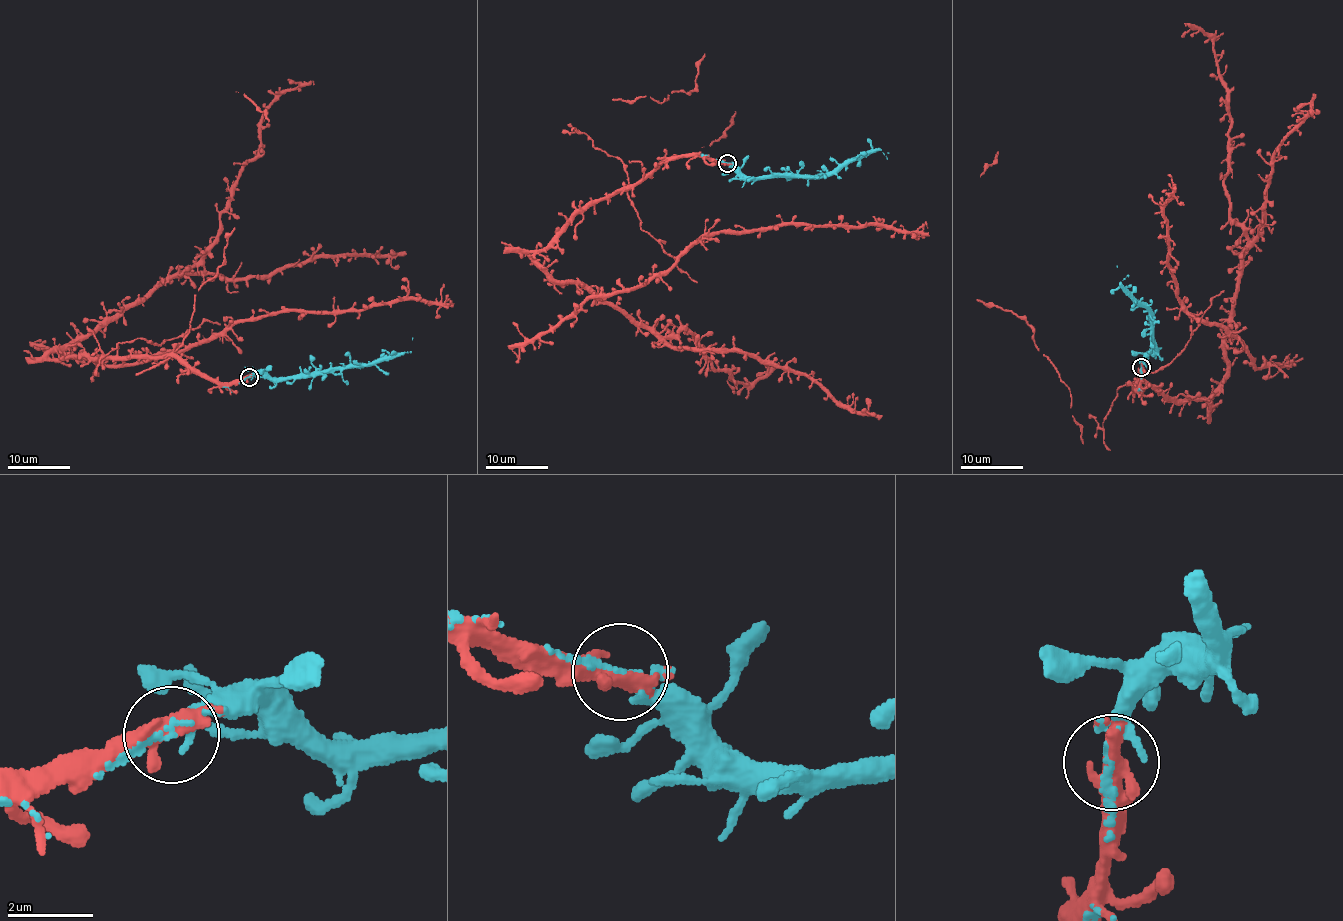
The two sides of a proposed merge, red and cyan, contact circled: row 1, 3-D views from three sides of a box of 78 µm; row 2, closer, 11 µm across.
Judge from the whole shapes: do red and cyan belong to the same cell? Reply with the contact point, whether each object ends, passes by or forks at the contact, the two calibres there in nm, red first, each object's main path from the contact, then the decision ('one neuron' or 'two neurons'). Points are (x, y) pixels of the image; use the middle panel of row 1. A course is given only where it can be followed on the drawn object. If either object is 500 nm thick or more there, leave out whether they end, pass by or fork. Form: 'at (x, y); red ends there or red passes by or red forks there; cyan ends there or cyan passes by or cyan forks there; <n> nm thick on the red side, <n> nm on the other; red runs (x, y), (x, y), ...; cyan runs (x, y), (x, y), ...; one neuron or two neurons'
at (727, 163); red passes by; cyan passes by; 440 nm thick on the red side, 90 nm on the other; red runs (727, 162), (658, 164), (590, 200), (534, 255), (554, 278), (662, 336), (684, 328), (734, 383), (783, 360); cyan runs (727, 162), (737, 165), (751, 178), (798, 177), (832, 174), (867, 153), (881, 149), (887, 158), (888, 152); one neuron

